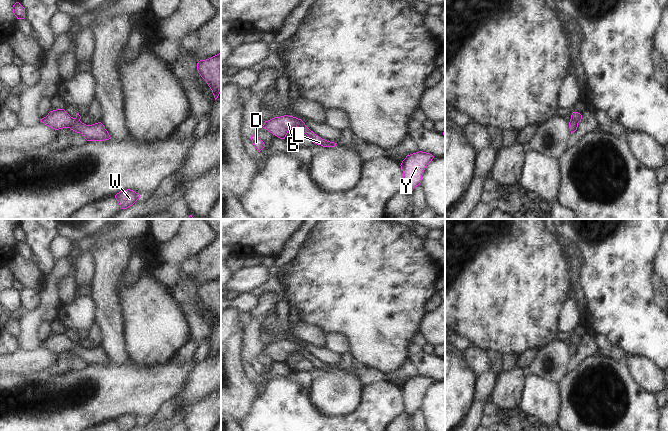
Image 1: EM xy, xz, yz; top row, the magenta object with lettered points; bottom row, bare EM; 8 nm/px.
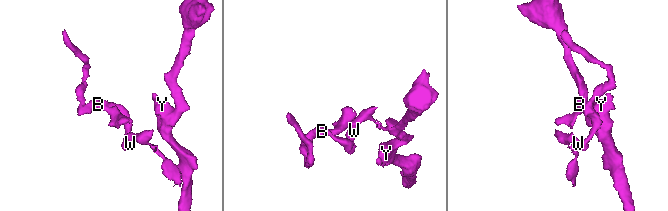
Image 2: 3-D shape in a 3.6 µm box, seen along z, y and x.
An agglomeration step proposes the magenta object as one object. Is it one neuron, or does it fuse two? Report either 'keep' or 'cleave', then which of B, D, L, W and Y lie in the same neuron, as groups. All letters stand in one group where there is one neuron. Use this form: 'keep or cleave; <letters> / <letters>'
cleave; B D / L W Y

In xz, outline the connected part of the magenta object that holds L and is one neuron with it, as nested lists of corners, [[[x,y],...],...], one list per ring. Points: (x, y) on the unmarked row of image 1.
[[[302,346],[299,351],[299,354],[301,354],[303,357],[305,357],[314,368],[321,369],[323,371],[335,371],[337,367],[327,365],[325,363],[322,363],[318,359],[316,359],[313,355],[311,355],[304,346]]]

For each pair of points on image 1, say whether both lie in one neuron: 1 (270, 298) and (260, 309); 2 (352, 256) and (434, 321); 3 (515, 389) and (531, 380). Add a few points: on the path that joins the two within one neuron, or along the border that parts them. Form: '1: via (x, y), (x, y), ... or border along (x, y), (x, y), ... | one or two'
1: via (268, 301), (263, 306) | one
2: border along (426, 313), (421, 319), (418, 331) | two
3: border along (526, 376), (519, 406) | two

